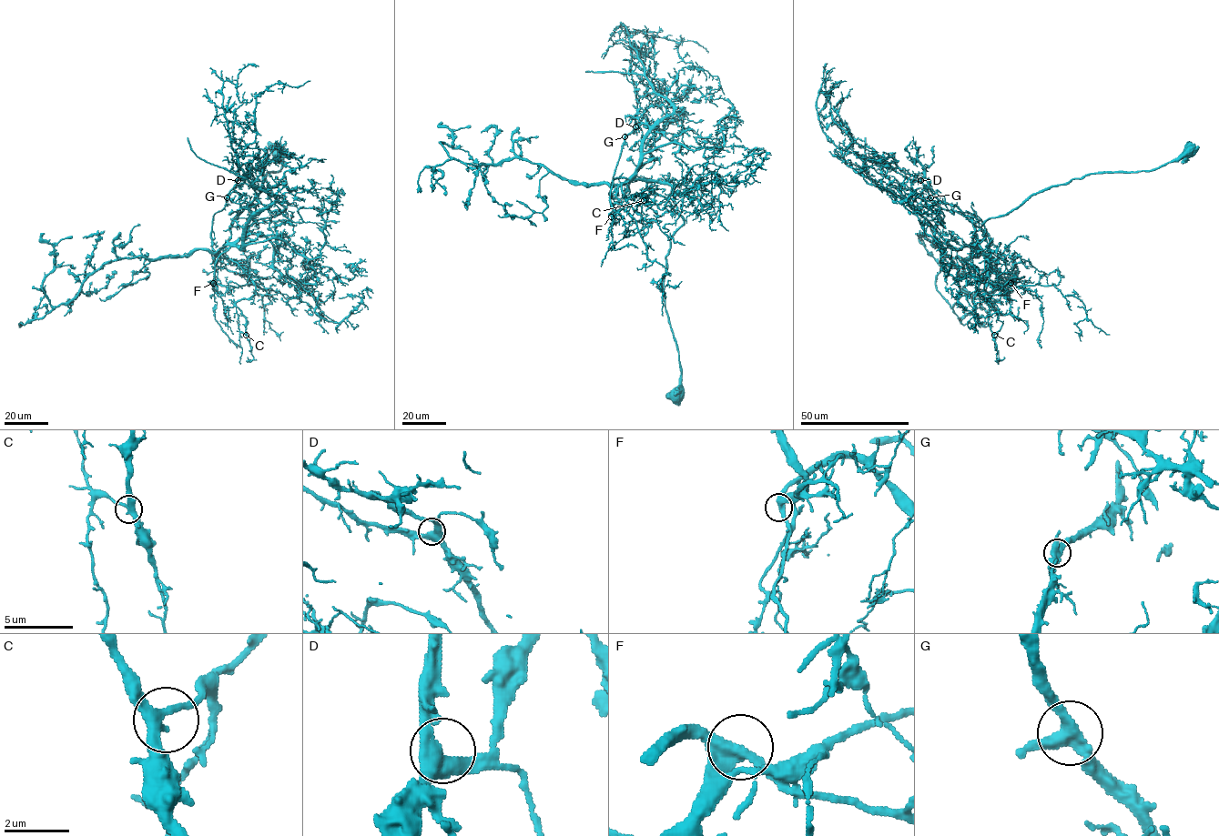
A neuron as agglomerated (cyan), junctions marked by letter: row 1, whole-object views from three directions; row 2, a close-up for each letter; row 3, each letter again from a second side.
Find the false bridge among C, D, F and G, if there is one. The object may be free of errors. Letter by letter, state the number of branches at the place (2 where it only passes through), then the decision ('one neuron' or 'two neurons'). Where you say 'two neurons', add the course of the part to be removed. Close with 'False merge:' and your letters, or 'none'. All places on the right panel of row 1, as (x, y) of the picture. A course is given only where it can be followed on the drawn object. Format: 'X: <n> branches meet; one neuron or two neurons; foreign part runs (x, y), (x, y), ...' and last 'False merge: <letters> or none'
C: 3 branches meet; one neuron
D: 3 branches meet; one neuron
F: 3 branches meet; one neuron
G: 3 branches meet; one neuron
False merge: none

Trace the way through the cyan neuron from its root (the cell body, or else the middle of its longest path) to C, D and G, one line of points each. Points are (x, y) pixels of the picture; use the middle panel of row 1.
C: (675, 396), (663, 279), (683, 218), (645, 181), (622, 186), (627, 197), (653, 190), (634, 195), (644, 200)
D: (675, 396), (680, 367), (663, 279), (683, 218), (645, 181), (624, 181), (609, 195), (635, 126)
G: (675, 396), (680, 367), (663, 279), (671, 236), (683, 218), (645, 181), (624, 181), (609, 195), (624, 136)

